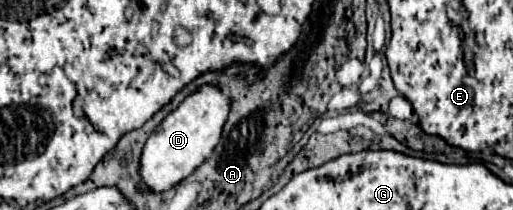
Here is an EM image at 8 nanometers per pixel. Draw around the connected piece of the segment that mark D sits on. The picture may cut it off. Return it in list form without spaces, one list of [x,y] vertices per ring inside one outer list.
[[[201,85],[195,93],[185,97],[181,105],[171,111],[151,133],[141,155],[141,177],[145,185],[155,191],[167,191],[185,177],[189,177],[215,149],[227,123],[233,99],[215,85]]]

